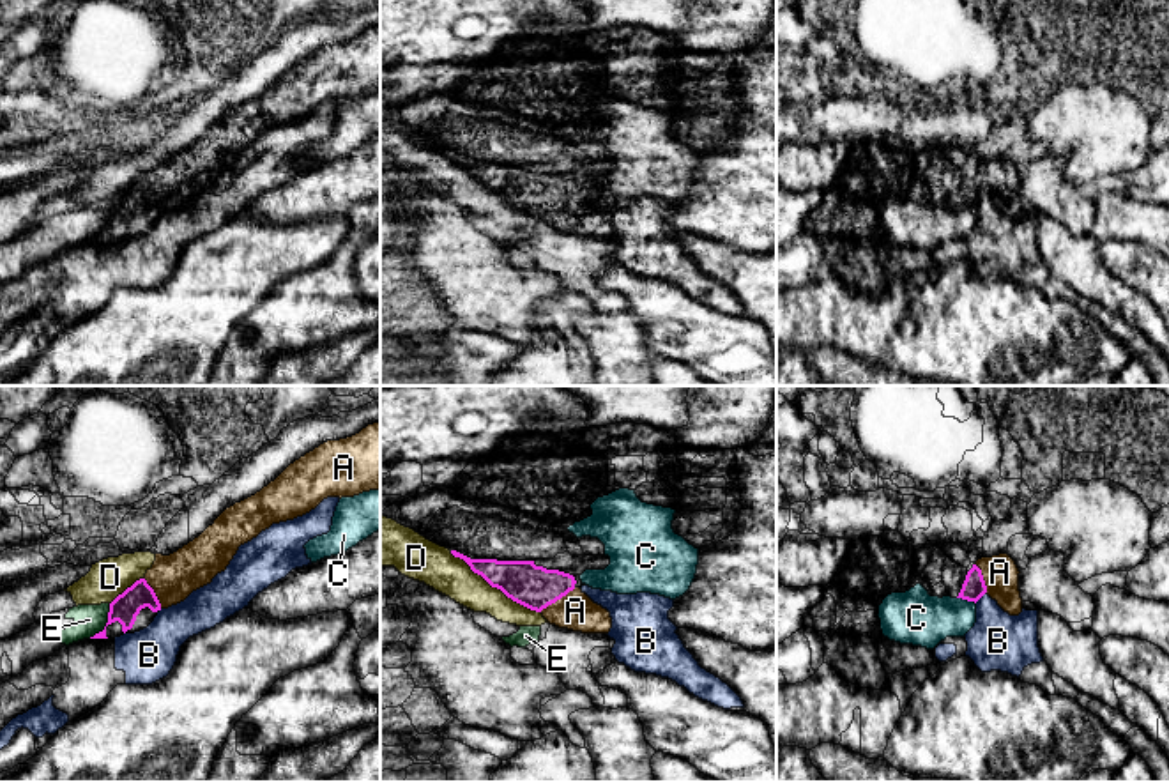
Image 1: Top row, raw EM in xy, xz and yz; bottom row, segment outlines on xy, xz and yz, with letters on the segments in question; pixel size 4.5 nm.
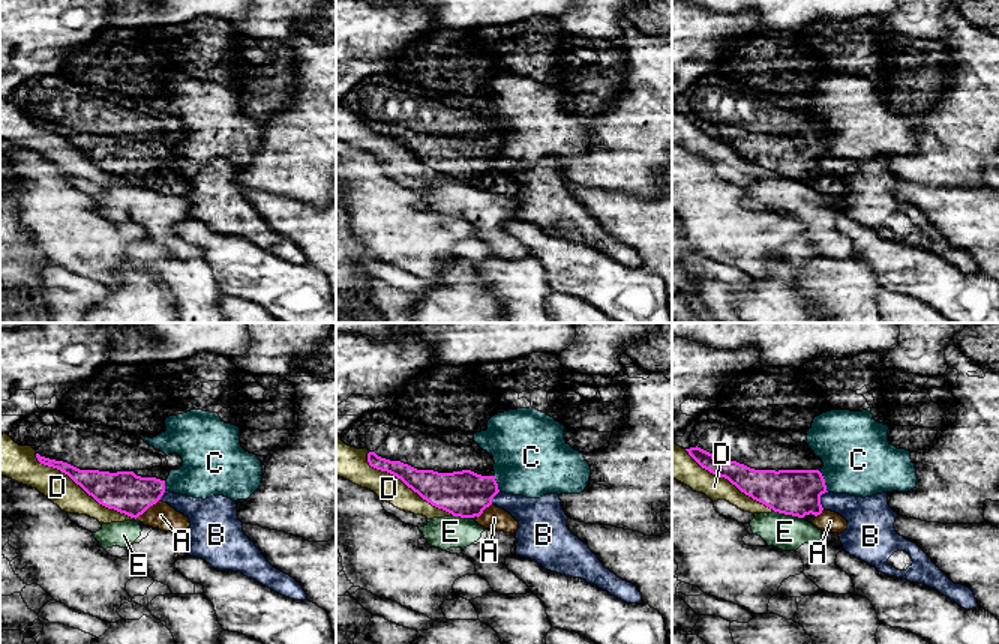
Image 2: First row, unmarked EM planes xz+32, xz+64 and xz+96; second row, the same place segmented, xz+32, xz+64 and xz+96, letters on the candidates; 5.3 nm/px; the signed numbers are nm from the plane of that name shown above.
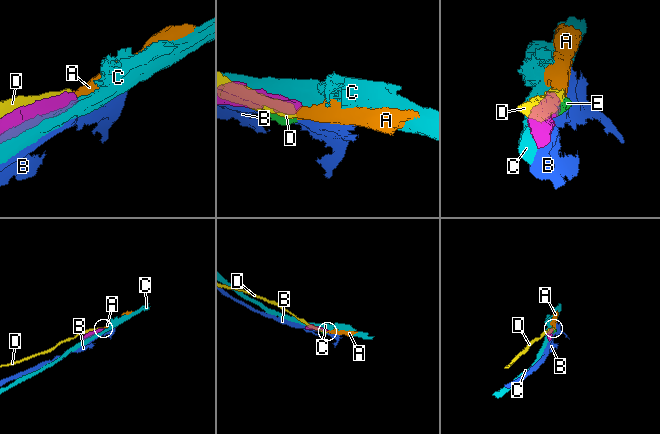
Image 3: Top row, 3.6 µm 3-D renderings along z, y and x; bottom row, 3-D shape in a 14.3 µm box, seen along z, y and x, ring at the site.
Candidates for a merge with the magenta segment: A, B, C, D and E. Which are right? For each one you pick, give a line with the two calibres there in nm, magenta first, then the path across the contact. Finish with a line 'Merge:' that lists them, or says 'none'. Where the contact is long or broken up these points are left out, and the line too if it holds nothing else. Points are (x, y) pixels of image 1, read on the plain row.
A: 200/170 nm | across xz (536, 191), (550, 195), (557, 202), (575, 214)
Merge: A

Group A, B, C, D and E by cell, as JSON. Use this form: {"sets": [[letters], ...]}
{"sets": [["A"], ["B"], ["C"], ["D"], ["E"]]}

